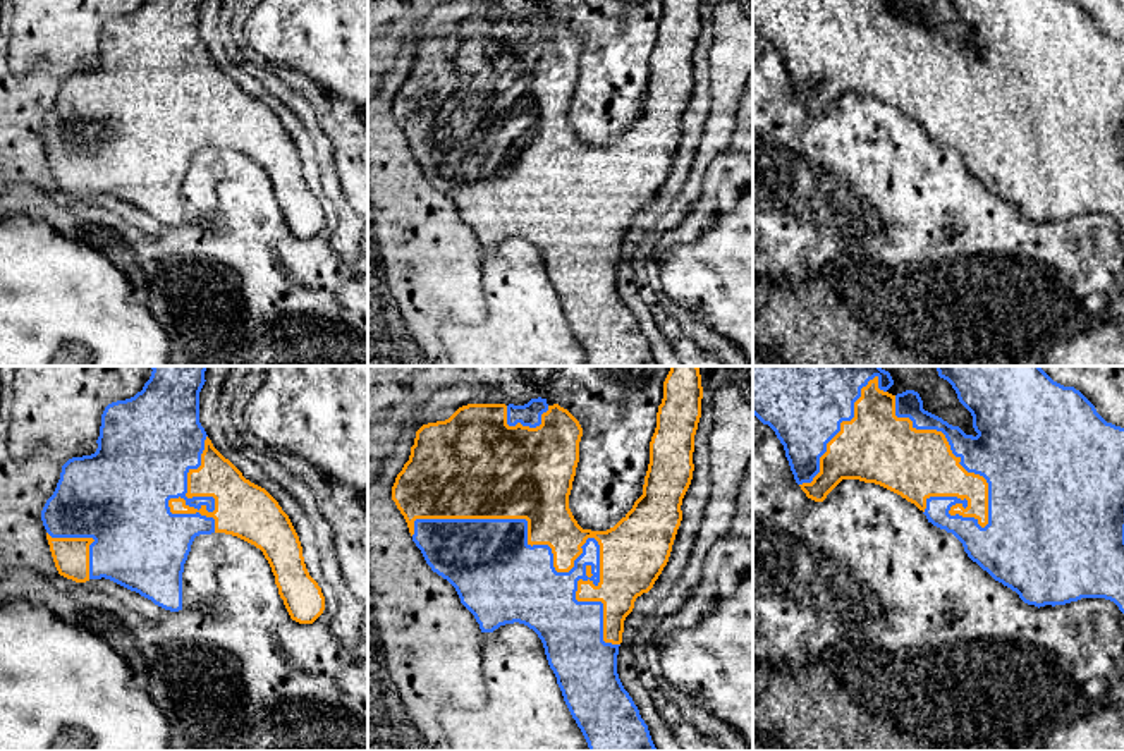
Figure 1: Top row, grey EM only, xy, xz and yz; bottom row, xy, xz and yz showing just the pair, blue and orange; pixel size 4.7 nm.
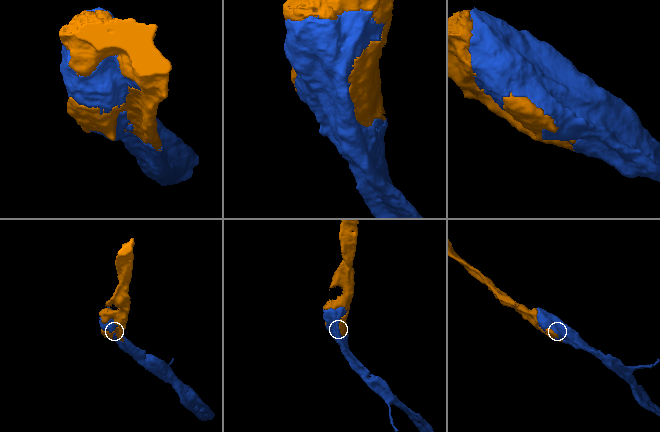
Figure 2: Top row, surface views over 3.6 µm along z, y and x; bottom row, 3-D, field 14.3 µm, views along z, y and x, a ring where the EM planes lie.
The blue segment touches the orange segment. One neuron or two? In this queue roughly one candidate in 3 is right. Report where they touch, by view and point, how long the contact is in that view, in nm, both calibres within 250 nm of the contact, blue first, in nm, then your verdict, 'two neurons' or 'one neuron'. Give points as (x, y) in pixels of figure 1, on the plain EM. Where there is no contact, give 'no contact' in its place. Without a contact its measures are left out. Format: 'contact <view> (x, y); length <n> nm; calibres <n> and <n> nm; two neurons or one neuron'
contact xz (573, 183); length 1100 nm; calibres 340 and 260 nm; one neuron

